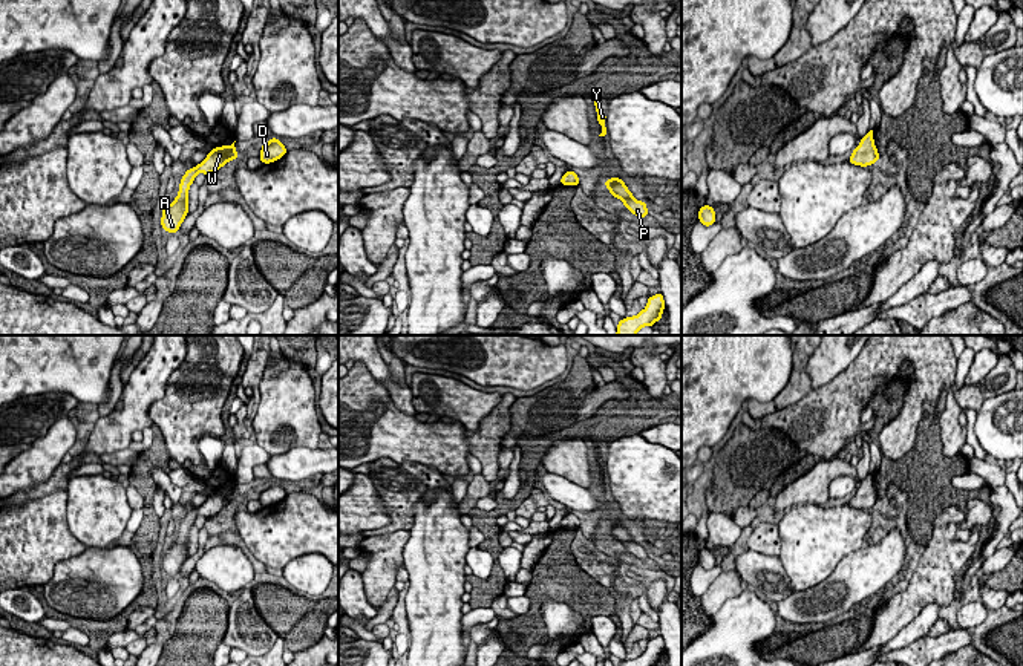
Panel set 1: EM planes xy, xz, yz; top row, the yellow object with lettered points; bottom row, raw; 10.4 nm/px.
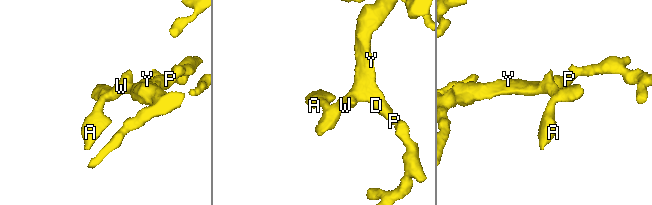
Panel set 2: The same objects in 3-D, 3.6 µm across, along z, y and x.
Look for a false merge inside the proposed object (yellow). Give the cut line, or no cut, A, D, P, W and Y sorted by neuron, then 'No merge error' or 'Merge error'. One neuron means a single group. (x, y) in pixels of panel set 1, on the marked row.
No split. Groups: A D P W Y. No merge error

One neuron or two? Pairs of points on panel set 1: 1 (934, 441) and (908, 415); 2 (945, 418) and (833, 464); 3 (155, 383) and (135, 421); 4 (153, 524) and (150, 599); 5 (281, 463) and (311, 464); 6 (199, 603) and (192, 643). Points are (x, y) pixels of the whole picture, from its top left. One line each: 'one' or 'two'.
1: two
2: two
3: one
4: one
5: one
6: one

